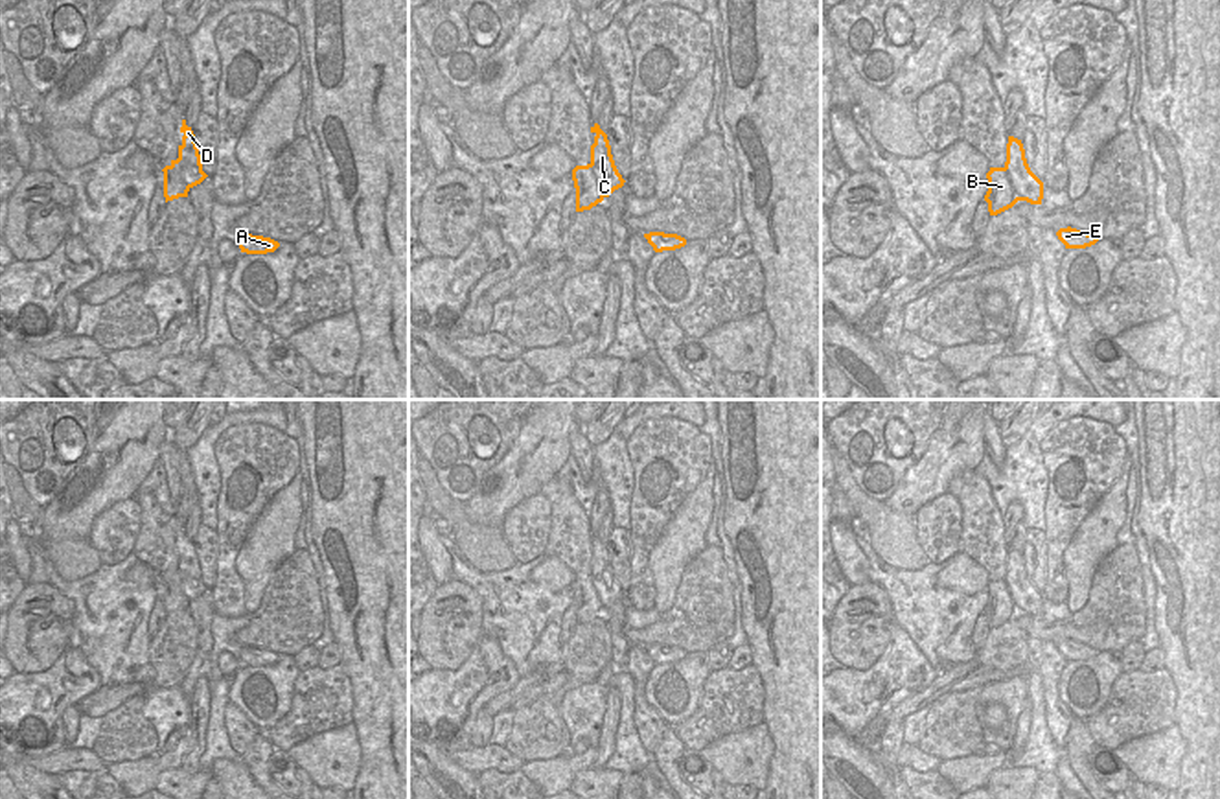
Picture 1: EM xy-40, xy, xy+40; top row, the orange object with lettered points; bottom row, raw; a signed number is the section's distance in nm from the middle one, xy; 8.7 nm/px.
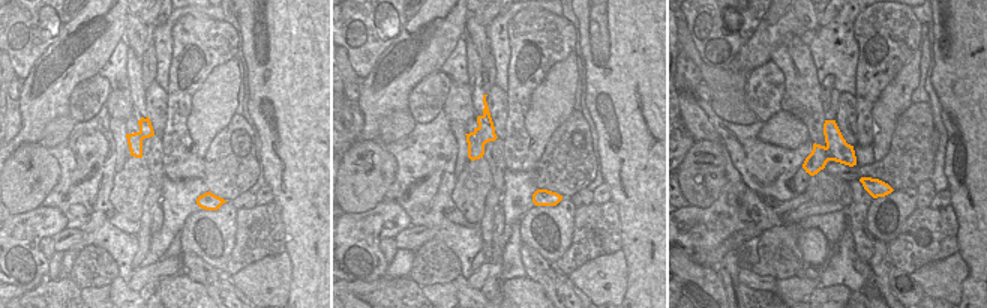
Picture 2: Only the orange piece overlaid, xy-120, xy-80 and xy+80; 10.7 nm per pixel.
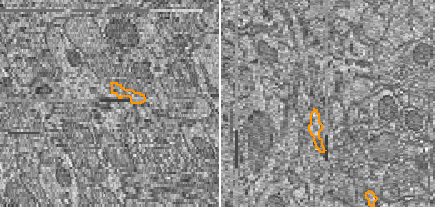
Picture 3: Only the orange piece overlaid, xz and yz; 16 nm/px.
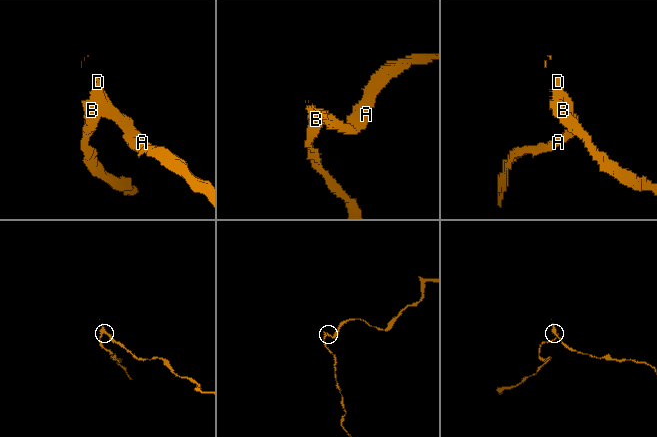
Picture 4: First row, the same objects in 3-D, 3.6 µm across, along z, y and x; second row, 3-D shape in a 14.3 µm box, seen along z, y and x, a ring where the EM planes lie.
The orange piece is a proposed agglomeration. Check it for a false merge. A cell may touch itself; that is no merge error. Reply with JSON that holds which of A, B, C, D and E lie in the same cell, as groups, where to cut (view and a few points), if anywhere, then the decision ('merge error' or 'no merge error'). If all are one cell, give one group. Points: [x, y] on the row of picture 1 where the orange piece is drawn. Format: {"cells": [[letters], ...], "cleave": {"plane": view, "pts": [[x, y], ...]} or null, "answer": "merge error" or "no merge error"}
{"cells": [["A", "C", "D", "E"], ["B"]], "cleave": {"plane": "xy", "pts": [[591, 162], [597, 183], [606, 196]]}, "answer": "merge error"}

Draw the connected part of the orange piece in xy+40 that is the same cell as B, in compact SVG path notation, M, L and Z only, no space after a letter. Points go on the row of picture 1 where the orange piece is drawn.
M990 168L986 179L988 191L984 201L988 203L990 215L997 215L1018 203L1018 195L1005 168Z

